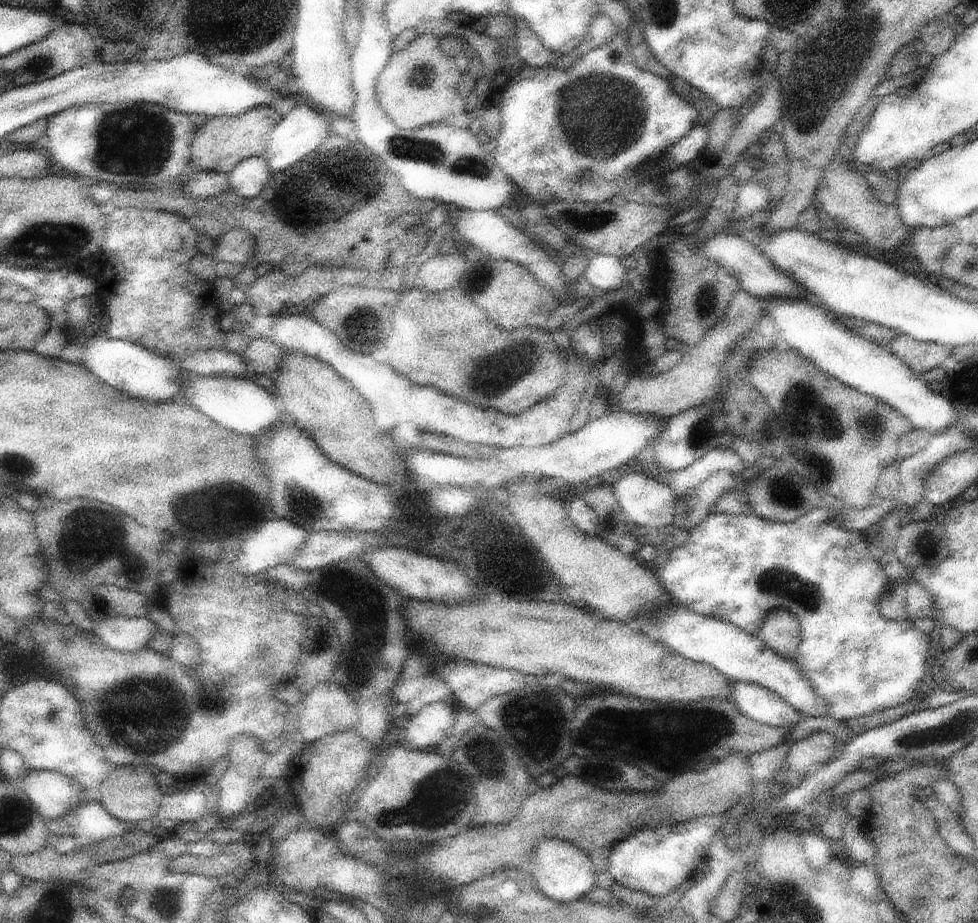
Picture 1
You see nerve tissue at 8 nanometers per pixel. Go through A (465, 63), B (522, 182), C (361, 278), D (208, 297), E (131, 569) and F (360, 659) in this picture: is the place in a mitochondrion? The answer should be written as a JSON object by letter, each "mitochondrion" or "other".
{"A":"other","B":"other","C":"other","D":"other","E":"other","F":"mitochondrion"}

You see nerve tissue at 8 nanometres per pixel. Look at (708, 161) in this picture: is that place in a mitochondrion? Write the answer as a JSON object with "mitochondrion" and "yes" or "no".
{"mitochondrion":"no"}

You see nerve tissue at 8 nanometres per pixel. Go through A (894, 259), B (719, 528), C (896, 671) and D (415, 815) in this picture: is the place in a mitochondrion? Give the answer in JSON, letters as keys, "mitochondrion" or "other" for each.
{"A":"other","B":"other","C":"other","D":"mitochondrion"}

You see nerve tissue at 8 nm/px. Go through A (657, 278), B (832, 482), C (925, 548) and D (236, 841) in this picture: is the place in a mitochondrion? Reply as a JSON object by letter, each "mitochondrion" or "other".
{"A":"other","B":"other","C":"mitochondrion","D":"other"}

